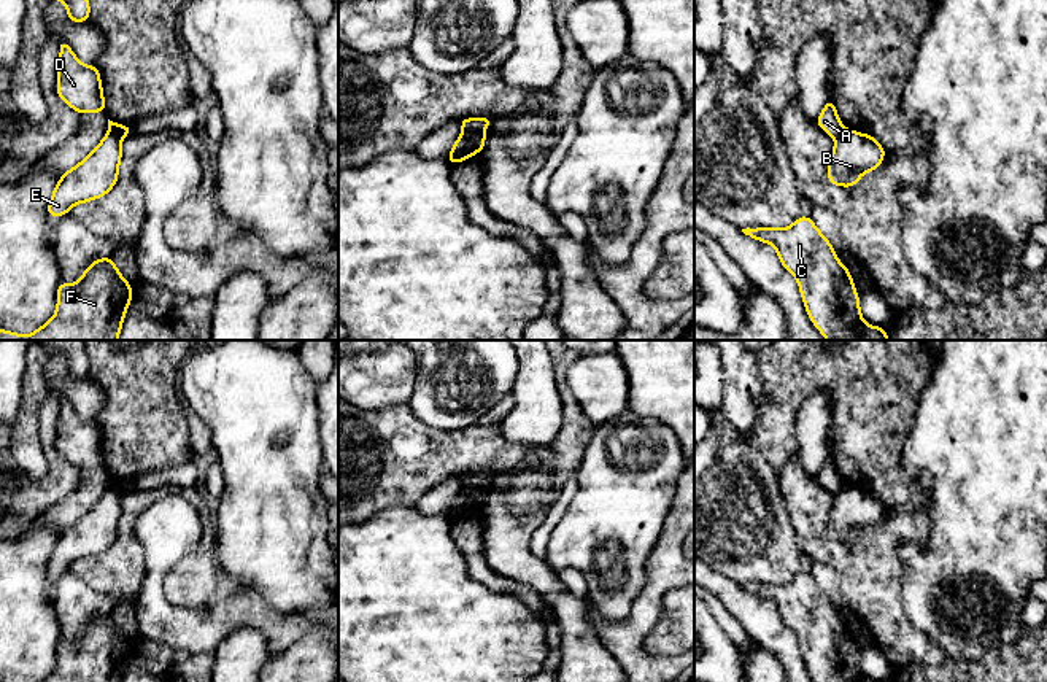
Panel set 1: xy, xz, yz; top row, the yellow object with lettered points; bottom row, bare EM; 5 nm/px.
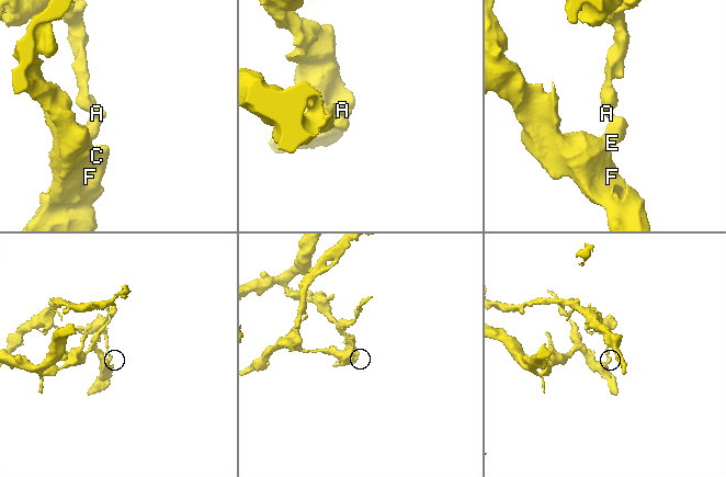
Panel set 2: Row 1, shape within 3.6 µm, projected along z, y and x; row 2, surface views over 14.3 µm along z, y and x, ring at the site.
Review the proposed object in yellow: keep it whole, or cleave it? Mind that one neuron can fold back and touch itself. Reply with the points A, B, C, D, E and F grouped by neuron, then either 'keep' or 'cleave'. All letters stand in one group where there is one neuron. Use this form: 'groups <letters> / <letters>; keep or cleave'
groups A D / B C E F; cleave

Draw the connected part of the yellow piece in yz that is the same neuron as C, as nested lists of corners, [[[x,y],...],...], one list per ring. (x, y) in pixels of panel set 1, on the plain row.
[[[801,572],[790,583],[742,585],[751,595],[771,599],[782,622],[796,633],[810,677],[815,682],[869,682],[860,668],[860,655],[848,625],[809,572]]]

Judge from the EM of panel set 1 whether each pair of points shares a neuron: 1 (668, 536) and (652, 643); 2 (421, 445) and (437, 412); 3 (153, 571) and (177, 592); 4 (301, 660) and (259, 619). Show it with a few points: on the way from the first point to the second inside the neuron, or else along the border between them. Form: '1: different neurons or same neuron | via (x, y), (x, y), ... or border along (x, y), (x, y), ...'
1: different neurons | border along (669, 590), (644, 639), (656, 657)
2: different neurons | border along (407, 402), (412, 412), (431, 426), (469, 426)
3: different neurons | border along (172, 566), (164, 577), (164, 596), (186, 608)
4: different neurons | border along (316, 623), (272, 655)

